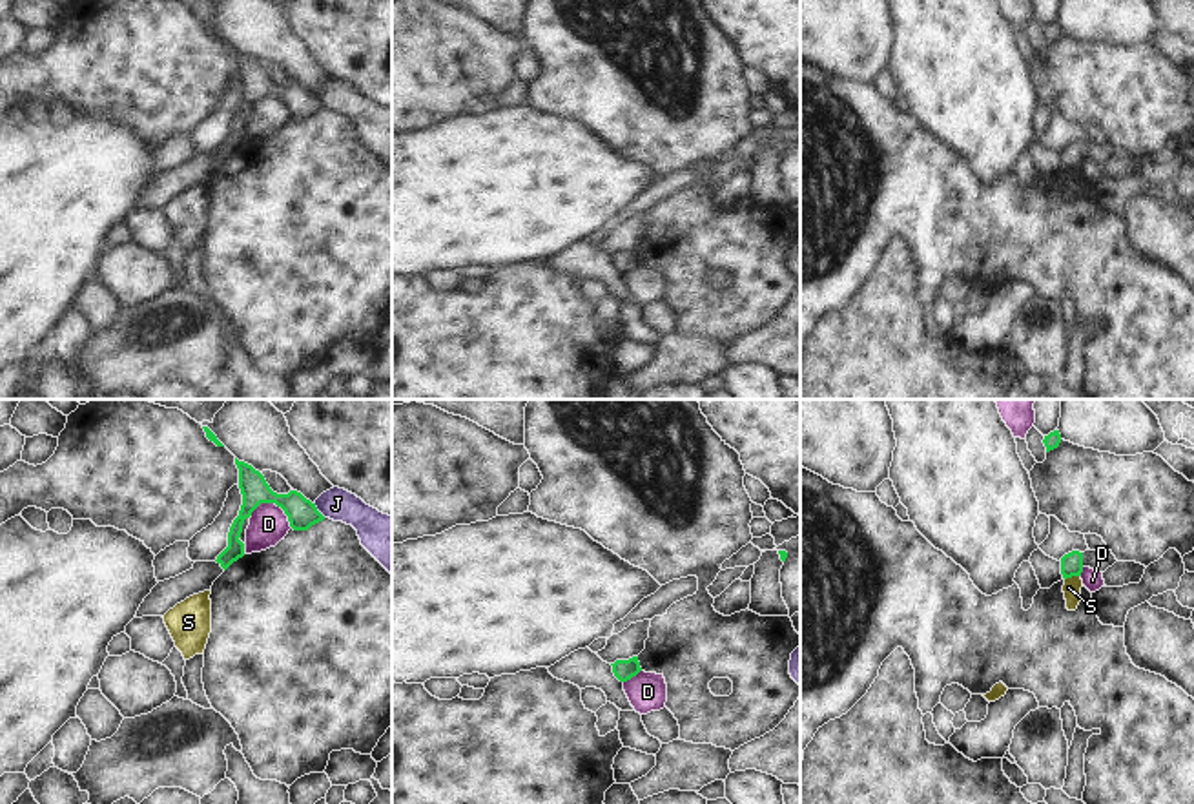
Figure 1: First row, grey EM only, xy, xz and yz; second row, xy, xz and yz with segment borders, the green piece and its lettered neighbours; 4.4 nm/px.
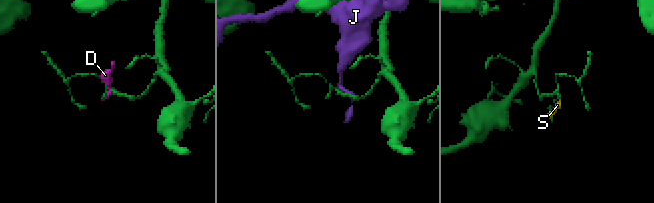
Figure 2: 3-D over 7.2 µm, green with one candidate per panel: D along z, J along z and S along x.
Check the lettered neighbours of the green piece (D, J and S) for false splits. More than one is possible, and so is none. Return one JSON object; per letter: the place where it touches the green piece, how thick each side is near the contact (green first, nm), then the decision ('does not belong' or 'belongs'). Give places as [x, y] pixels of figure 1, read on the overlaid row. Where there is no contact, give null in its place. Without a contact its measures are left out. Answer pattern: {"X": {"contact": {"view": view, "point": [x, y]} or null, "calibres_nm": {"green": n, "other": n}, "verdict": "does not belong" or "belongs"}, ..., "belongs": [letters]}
{"D": {"contact": {"view": "xy", "point": [276, 504]}, "calibres_nm": {"green": 130, "other": 170}, "verdict": "does not belong"}, "J": {"contact": {"view": "xy", "point": [316, 509]}, "calibres_nm": {"green": 130, "other": 140}, "verdict": "does not belong"}, "S": {"contact": {"view": "yz", "point": [1072, 575]}, "calibres_nm": {"green": 100, "other": 80}, "verdict": "does not belong"}, "belongs": []}

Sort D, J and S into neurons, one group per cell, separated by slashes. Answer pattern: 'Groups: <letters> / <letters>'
Groups: D / J / S

